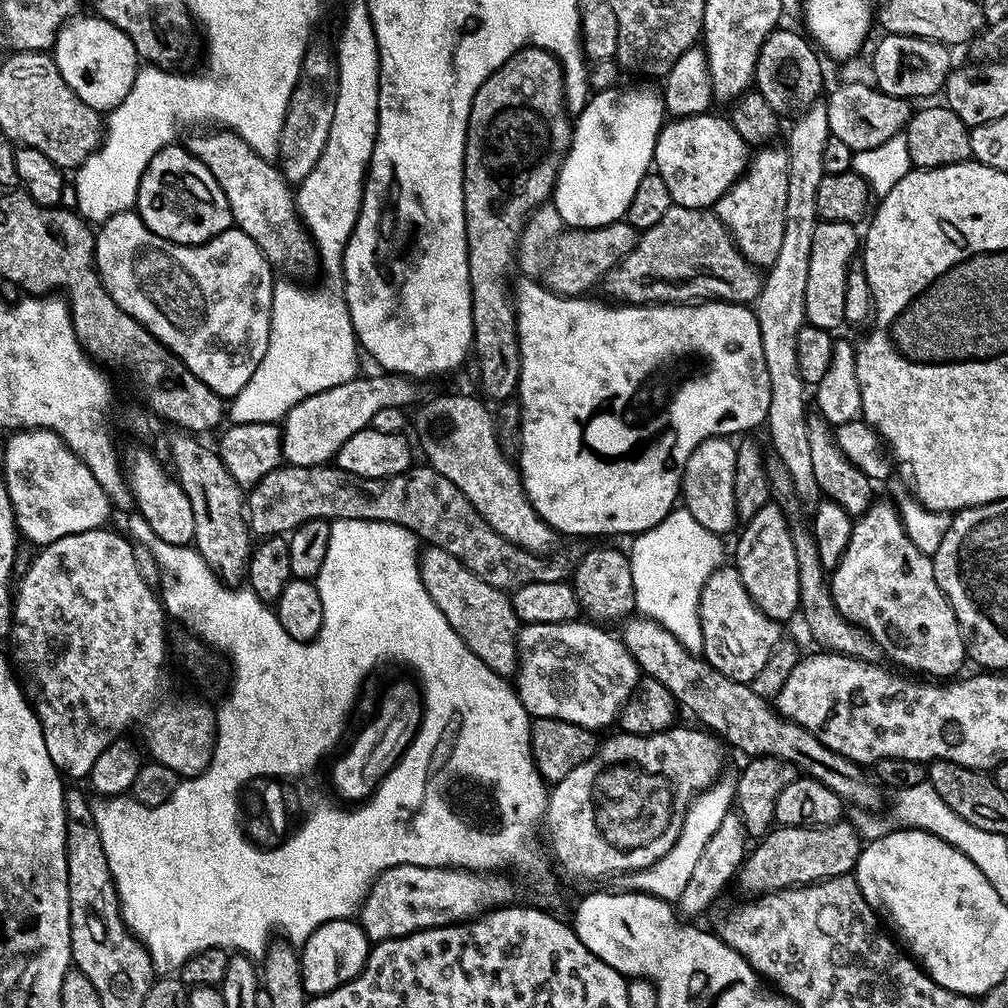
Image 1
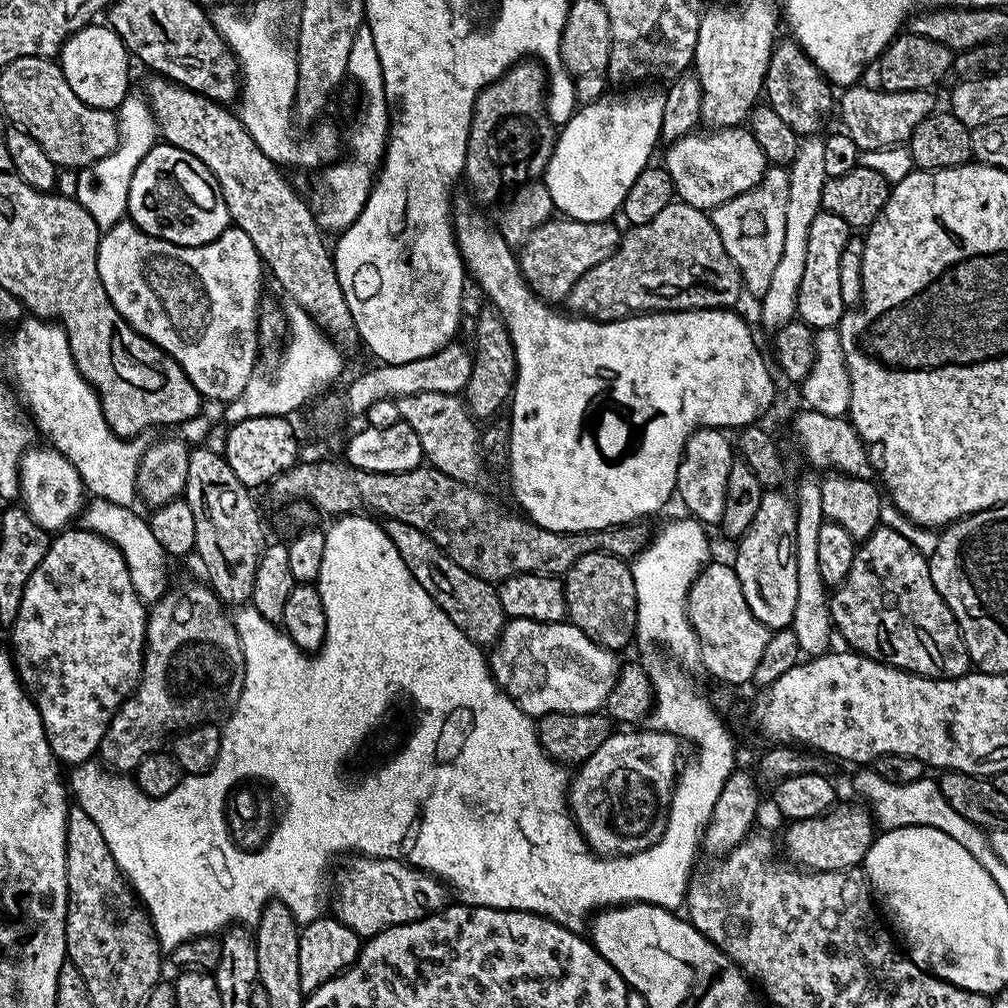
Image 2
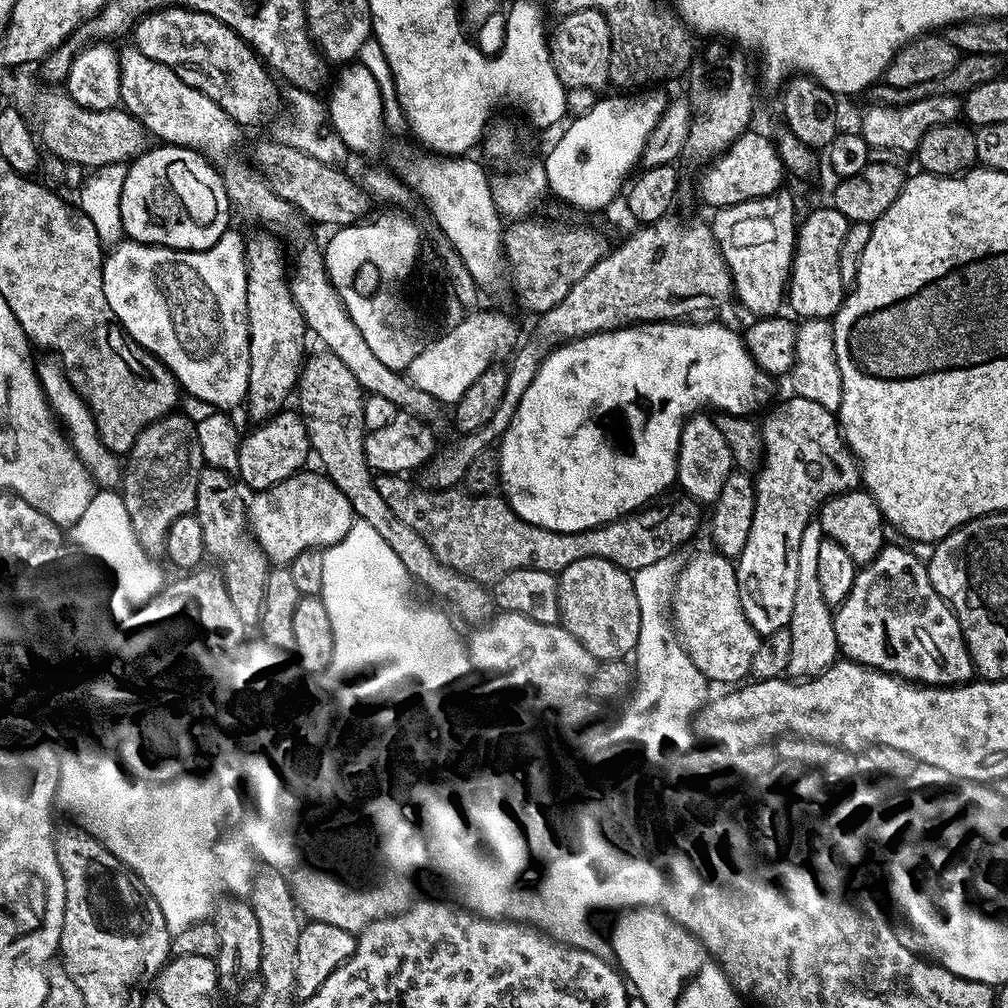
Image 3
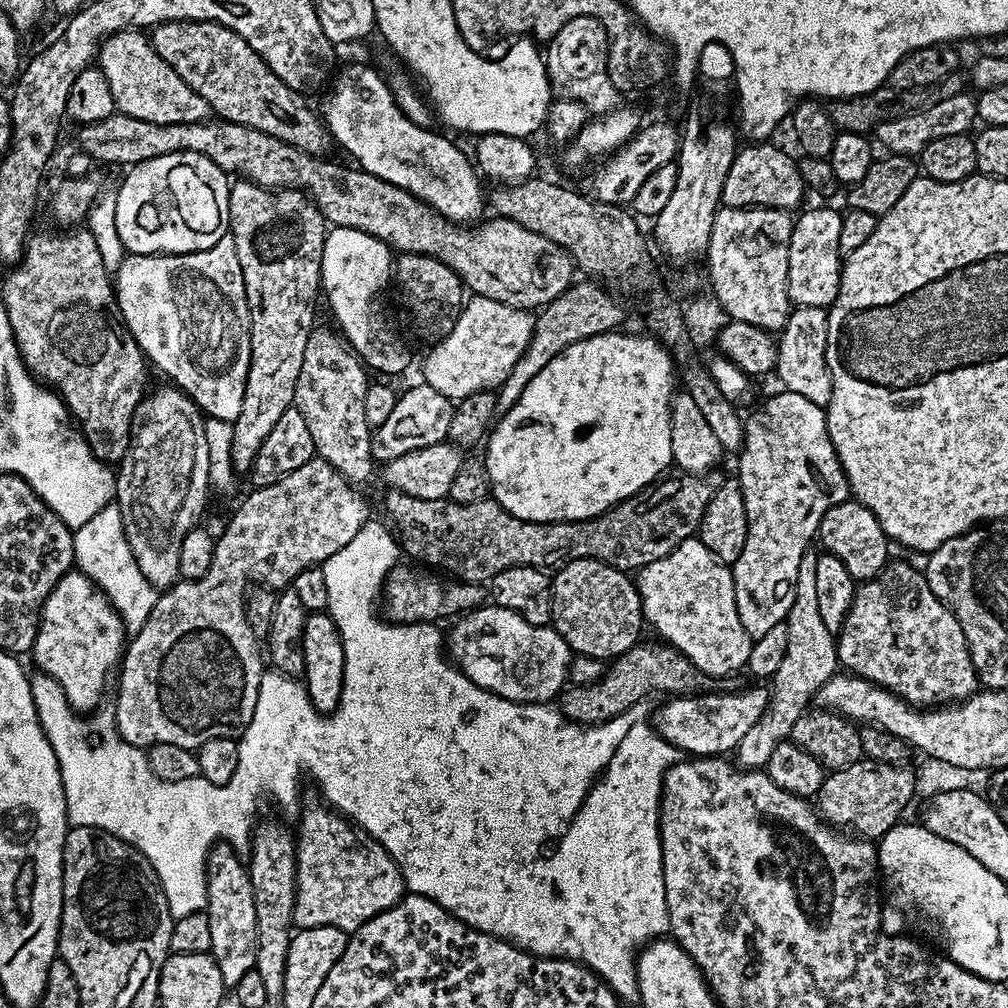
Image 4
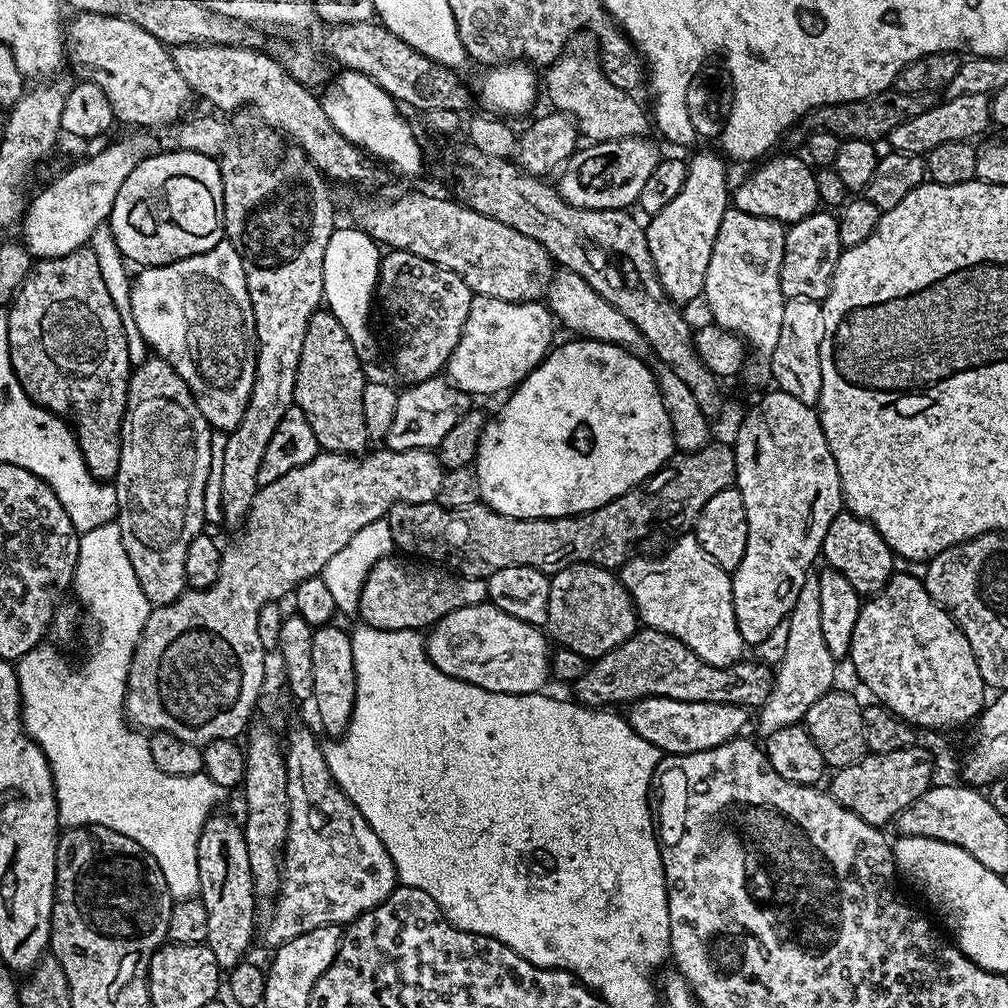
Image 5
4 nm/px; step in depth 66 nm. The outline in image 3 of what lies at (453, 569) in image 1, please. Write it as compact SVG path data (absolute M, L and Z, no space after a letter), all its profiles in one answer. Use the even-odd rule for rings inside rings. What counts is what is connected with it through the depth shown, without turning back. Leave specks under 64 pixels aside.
M320 350L317 356L309 355L302 364L298 379L298 411L304 418L308 431L308 442L311 451L324 463L323 475L335 482L338 490L346 494L352 503L352 511L363 523L374 526L376 535L386 538L390 550L402 558L402 566L406 566L413 581L425 584L436 595L441 596L453 613L457 612L466 623L479 626L494 615L492 593L476 580L458 574L450 566L438 562L434 550L426 546L426 542L411 528L402 522L382 502L382 494L378 494L374 483L374 473L366 462L364 438L366 429L362 410L366 393L360 387L358 378L350 374L350 369L333 352Z

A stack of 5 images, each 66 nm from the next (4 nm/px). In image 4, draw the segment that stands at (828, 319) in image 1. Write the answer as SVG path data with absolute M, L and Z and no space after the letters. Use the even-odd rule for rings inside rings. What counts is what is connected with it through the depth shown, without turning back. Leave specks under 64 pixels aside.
M805 207L799 213L801 216L797 215L792 222L786 270L788 299L793 305L802 308L814 306L827 310L840 293L842 257L838 237L842 230L842 215L832 208L807 208Z

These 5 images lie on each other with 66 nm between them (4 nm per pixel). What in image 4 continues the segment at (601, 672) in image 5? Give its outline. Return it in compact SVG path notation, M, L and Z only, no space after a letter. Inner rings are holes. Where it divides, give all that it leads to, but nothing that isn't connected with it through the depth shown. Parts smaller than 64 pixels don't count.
M641 642L626 650L626 654L615 657L605 667L604 676L593 684L577 684L569 687L559 697L558 707L570 720L585 726L604 724L616 716L633 711L632 708L643 696L651 692L670 692L666 694L692 694L702 681L702 673L677 648L663 642L647 644Z

